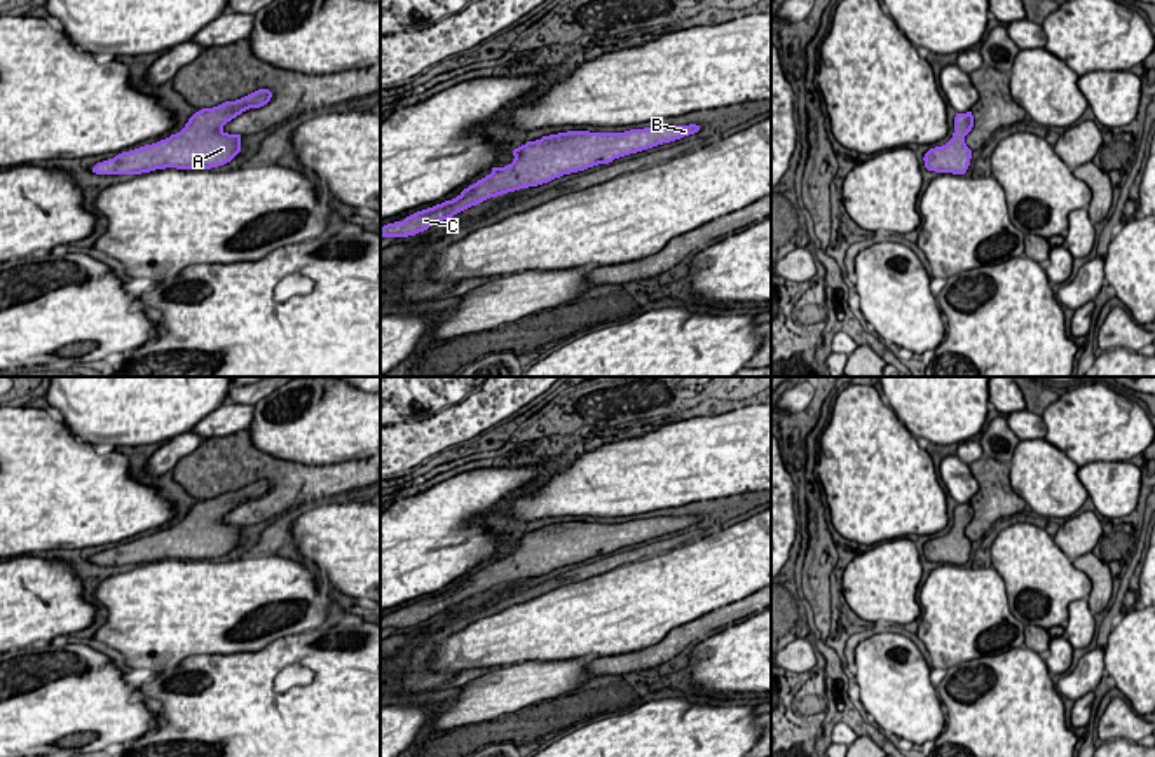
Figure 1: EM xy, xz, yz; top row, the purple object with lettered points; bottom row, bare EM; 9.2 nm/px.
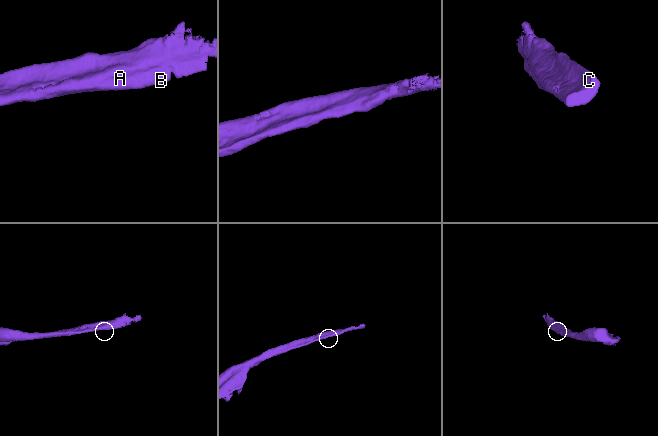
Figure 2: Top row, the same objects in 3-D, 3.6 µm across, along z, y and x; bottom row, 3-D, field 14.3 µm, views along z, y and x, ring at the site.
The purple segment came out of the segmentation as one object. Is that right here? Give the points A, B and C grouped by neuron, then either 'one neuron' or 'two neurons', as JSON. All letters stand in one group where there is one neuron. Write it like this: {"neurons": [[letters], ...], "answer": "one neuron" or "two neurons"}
{"neurons": [["A", "B", "C"]], "answer": "one neuron"}

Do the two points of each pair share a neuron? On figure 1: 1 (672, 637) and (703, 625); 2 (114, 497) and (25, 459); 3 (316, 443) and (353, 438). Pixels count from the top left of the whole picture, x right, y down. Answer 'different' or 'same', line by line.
1: same
2: same
3: same

